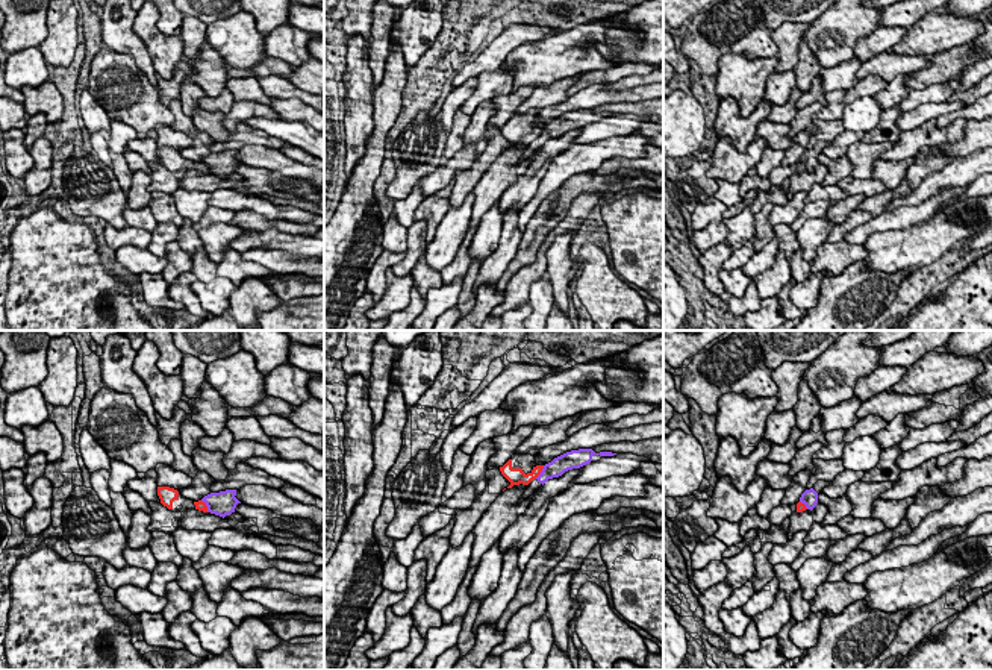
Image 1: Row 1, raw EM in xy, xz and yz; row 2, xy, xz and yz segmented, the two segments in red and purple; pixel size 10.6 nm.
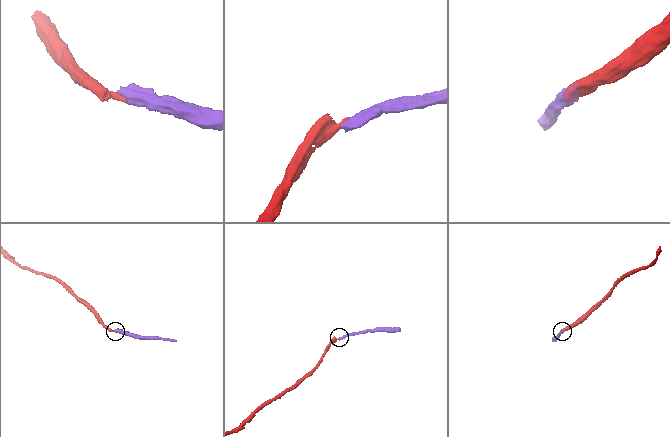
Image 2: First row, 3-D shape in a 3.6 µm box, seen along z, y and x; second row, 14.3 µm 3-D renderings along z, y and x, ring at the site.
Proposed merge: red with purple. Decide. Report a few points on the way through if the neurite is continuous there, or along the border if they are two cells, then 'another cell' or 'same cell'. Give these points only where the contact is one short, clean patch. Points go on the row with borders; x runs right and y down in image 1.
border along xz (544, 466), (535, 478); another cell

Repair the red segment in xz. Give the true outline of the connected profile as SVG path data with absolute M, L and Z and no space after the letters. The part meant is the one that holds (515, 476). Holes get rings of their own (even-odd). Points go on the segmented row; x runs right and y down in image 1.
M530 450L527 455L512 455L512 458L500 467L501 474L510 482L507 488L513 485L529 485L536 479L544 465L538 465L535 456L539 450Z

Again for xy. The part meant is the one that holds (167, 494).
M158 487L158 496L161 499L161 503L173 512L183 512L185 509L194 508L203 512L209 512L204 502L194 502L191 499L186 499L177 490L170 487Z

